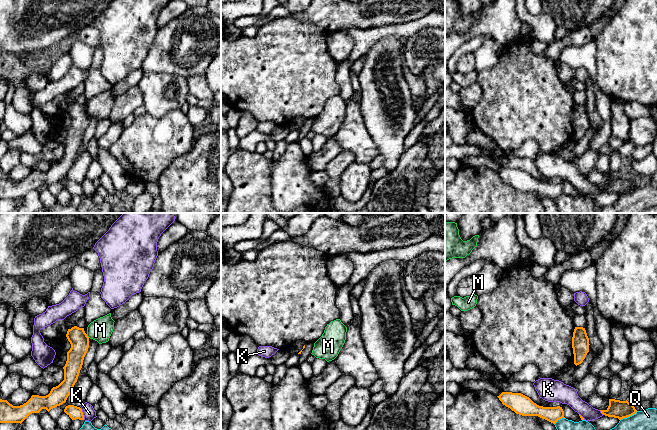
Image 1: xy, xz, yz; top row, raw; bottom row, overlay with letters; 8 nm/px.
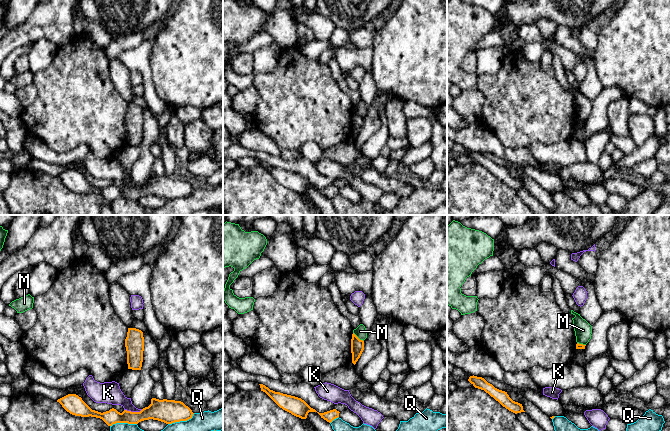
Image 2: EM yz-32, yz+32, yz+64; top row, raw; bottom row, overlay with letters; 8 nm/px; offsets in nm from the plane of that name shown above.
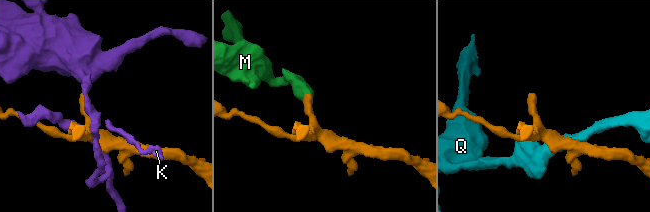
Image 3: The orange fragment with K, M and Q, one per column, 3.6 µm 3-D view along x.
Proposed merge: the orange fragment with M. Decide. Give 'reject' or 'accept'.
reject

